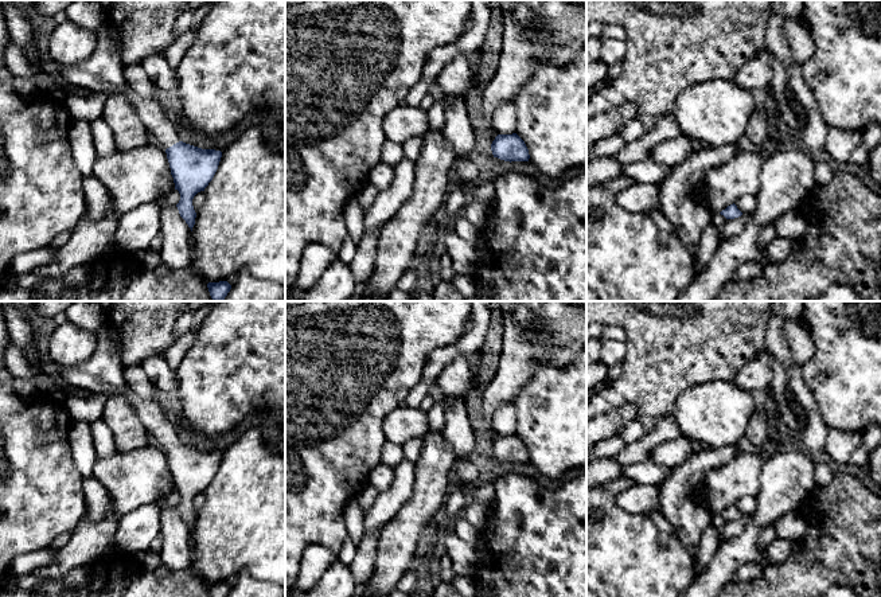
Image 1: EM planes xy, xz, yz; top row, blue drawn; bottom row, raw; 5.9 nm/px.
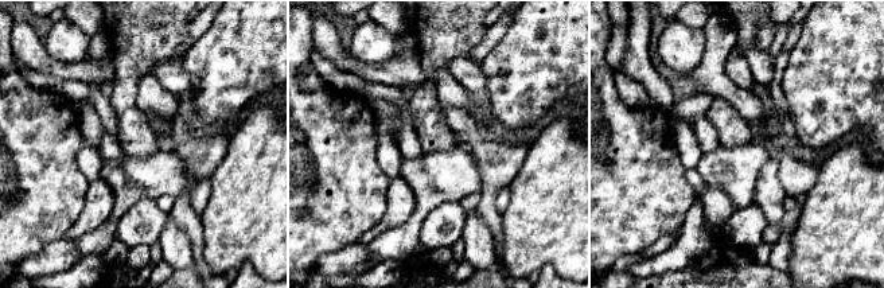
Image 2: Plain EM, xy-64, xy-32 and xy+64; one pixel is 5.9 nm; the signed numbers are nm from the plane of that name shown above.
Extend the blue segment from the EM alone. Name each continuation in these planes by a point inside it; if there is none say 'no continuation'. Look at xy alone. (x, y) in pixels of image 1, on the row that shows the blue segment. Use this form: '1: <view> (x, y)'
1: xy (104, 71)

